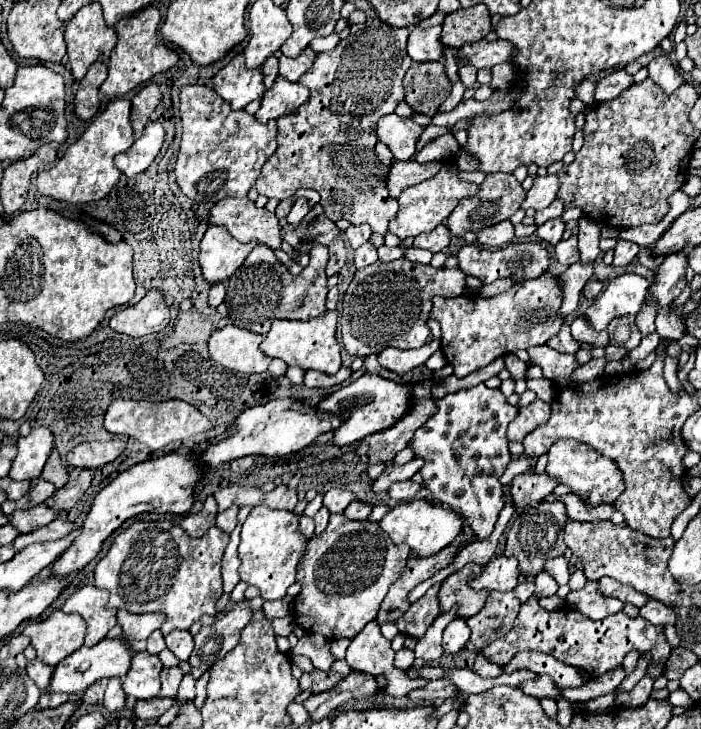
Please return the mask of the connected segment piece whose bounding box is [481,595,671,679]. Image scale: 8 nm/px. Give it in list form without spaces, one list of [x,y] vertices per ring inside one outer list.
[[[537,595],[527,599],[521,605],[521,611],[515,619],[513,629],[505,637],[501,637],[501,639],[497,639],[497,641],[493,641],[481,649],[481,653],[489,661],[493,661],[497,665],[507,665],[517,651],[533,649],[533,651],[553,655],[561,663],[577,667],[579,671],[583,671],[589,677],[599,677],[607,671],[615,669],[617,665],[621,665],[623,657],[635,649],[639,653],[651,651],[653,663],[647,669],[647,673],[651,677],[657,679],[659,675],[663,675],[665,655],[671,653],[671,647],[663,635],[663,627],[655,627],[655,625],[647,623],[643,617],[631,619],[623,611],[609,615],[601,621],[593,621],[593,619],[587,619],[585,615],[581,615],[579,611],[571,609],[569,605],[561,607],[557,611],[545,611],[537,601],[539,601]]]

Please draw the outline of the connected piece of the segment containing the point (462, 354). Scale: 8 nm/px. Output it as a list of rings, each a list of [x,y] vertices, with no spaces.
[[[545,271],[539,279],[519,283],[495,297],[435,297],[431,319],[439,321],[441,325],[441,351],[455,367],[455,375],[465,377],[515,349],[545,345],[551,337],[559,333],[559,327],[565,321],[563,315],[559,315],[561,301],[563,289],[559,287],[559,275]]]

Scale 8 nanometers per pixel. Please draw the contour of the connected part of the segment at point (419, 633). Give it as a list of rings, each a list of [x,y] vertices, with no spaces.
[[[439,585],[431,587],[417,603],[413,603],[405,615],[397,619],[397,627],[403,635],[409,637],[423,637],[425,629],[433,623],[433,619],[439,615],[439,599],[437,599]]]

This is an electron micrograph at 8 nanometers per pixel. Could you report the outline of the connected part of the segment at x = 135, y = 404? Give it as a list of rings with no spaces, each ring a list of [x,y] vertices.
[[[117,399],[117,401],[111,403],[111,407],[105,413],[105,429],[109,433],[133,437],[133,439],[145,443],[153,451],[163,449],[165,445],[169,445],[173,441],[189,439],[197,433],[209,431],[211,427],[213,425],[209,423],[209,419],[203,413],[199,413],[197,407],[193,407],[185,401],[179,401],[179,399],[171,399],[171,401],[163,401],[163,403]]]

